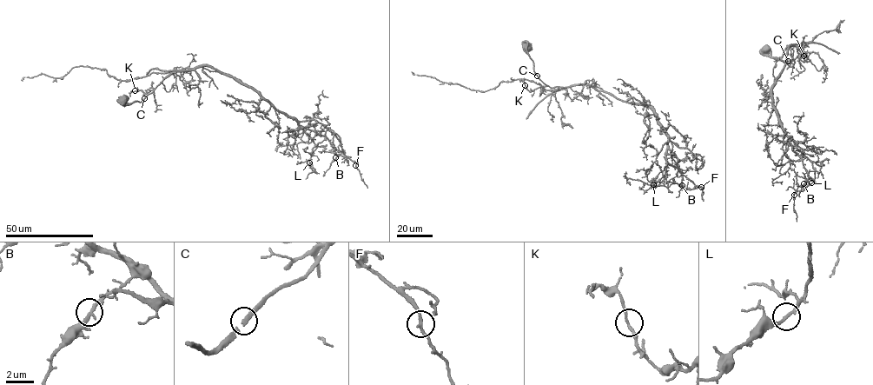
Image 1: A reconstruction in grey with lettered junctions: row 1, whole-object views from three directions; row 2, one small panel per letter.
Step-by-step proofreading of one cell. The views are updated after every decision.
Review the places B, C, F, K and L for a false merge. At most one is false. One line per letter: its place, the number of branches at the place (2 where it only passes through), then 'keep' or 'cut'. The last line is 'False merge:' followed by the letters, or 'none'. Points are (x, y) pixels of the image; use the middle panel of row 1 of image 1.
B: place (682, 185); branches 2; keep
C: place (537, 76); branches 2; keep
F: place (701, 187); branches 2; keep
K: place (525, 85); branches 2; keep
L: place (653, 184); branches 2; keep
False merge: none

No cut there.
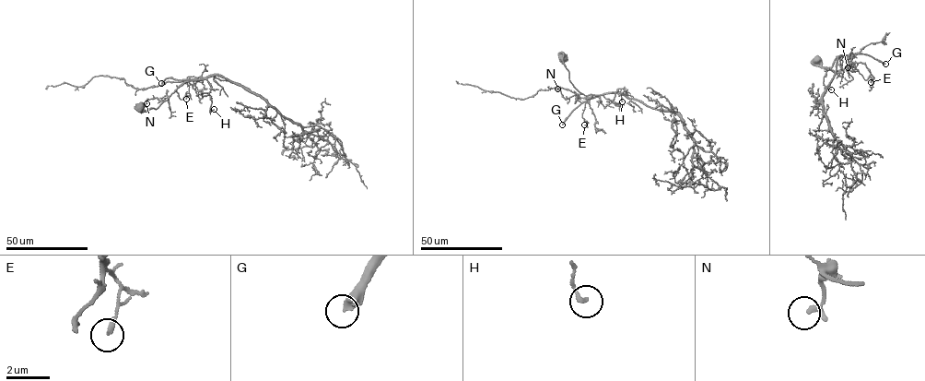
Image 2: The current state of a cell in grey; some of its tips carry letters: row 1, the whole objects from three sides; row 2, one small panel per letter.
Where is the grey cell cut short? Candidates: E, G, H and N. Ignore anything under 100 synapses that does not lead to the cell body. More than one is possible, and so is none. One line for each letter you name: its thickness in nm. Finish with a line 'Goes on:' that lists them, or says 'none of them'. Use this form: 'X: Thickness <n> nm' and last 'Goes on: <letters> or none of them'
G: Thickness 440 nm
Goes on: G

